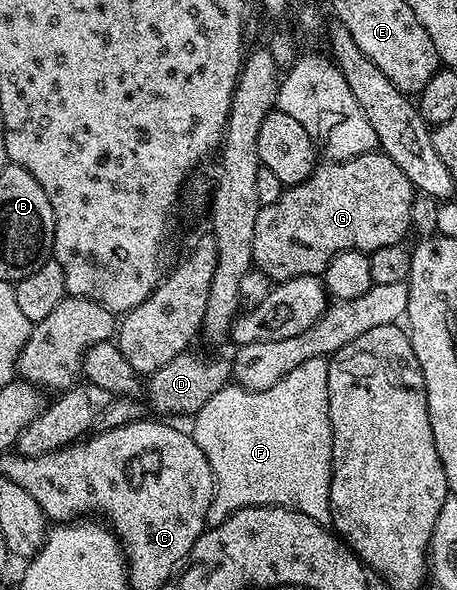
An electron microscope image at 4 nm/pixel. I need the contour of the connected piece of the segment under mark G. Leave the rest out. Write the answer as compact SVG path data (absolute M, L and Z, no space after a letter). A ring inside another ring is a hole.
M374 151L346 161L318 164L306 181L288 186L279 200L261 207L255 219L254 266L280 283L296 277L324 274L327 263L339 251L358 249L370 254L379 247L400 245L406 240L405 232L411 229L409 220L414 196L411 179L399 171L399 166L386 153Z

